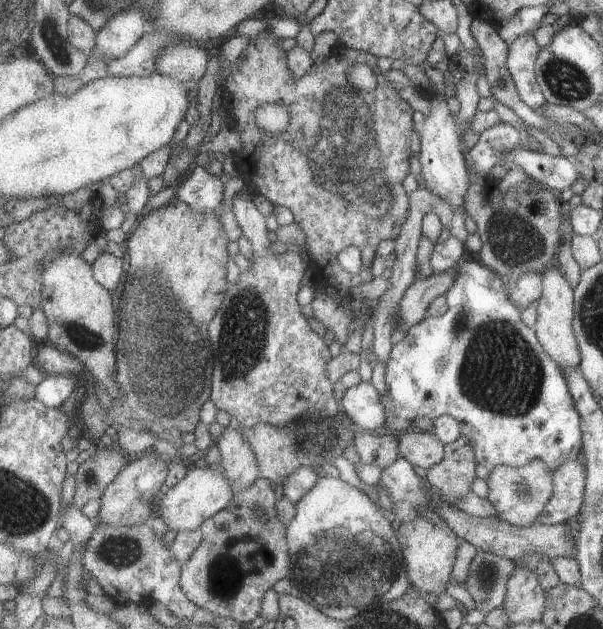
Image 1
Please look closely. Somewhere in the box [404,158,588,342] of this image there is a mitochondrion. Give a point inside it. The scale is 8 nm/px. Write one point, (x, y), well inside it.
(516, 238)

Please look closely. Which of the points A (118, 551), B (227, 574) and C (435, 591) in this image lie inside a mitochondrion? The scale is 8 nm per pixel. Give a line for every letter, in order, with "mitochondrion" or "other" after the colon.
A: mitochondrion
B: mitochondrion
C: other

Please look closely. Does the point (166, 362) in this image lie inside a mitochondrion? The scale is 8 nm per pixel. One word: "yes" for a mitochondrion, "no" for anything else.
yes

